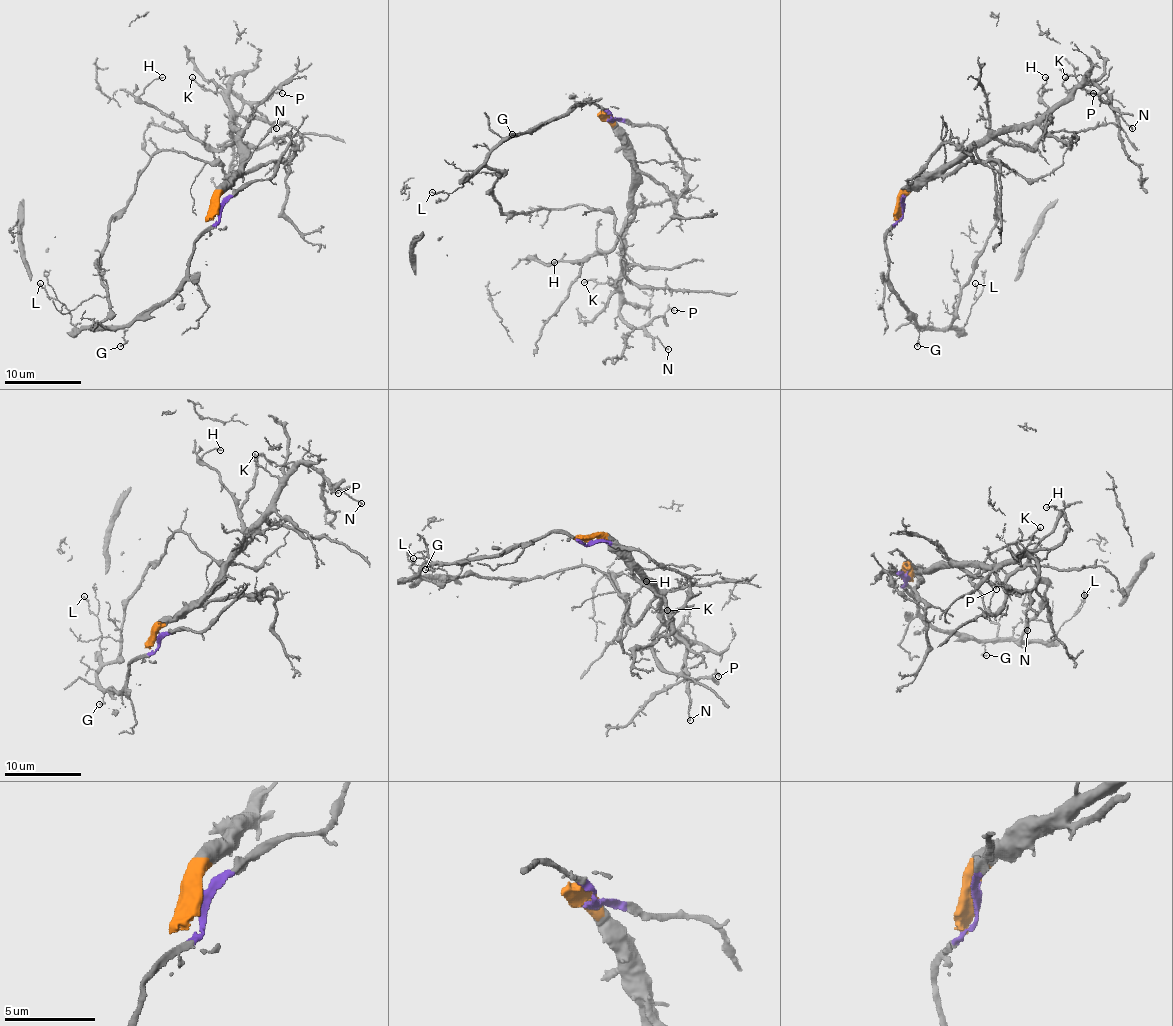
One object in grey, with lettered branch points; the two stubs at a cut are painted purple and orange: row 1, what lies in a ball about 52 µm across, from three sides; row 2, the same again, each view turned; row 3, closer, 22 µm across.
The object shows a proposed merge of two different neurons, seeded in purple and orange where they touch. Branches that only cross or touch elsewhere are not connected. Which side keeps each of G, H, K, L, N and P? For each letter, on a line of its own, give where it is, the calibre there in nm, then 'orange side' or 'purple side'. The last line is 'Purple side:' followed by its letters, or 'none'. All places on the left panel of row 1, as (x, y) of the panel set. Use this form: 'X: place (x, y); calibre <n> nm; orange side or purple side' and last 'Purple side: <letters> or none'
G: place (120, 346); calibre 130 nm; purple side
H: place (162, 77); calibre 140 nm; orange side
K: place (192, 77); calibre 150 nm; orange side
L: place (40, 283); calibre 130 nm; purple side
N: place (276, 128); calibre 150 nm; orange side
P: place (282, 93); calibre 170 nm; orange side
Purple side: G, L

